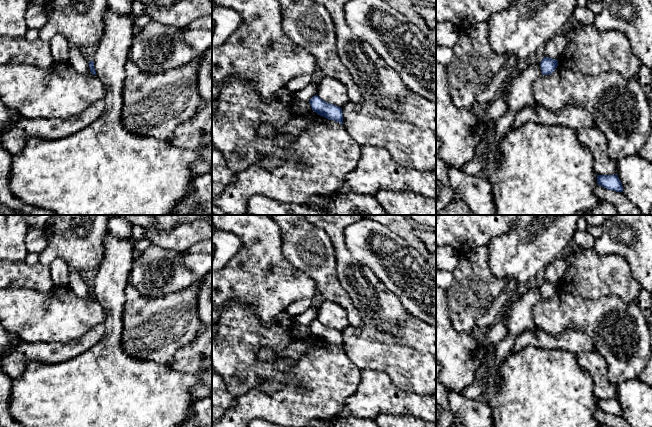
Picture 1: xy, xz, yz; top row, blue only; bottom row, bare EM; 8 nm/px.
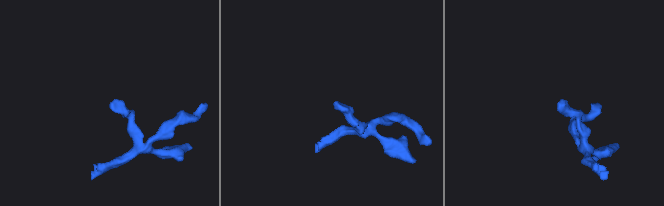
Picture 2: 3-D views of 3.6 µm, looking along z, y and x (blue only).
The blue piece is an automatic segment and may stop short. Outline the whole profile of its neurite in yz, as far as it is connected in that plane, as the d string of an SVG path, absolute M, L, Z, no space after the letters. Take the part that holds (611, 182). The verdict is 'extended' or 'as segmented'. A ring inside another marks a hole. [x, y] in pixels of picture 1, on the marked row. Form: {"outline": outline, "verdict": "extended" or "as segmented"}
{"outline": "M617 174L615 175L597 175L597 183L602 187L616 191L616 192L623 192L623 186L618 178Z", "verdict": "as segmented"}

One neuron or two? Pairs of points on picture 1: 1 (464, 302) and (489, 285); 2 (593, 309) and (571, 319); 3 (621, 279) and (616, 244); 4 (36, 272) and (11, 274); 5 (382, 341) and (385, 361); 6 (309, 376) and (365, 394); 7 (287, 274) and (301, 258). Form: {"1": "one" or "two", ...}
{"1": "one", "2": "one", "3": "two", "4": "one", "5": "one", "6": "two", "7": "two"}

